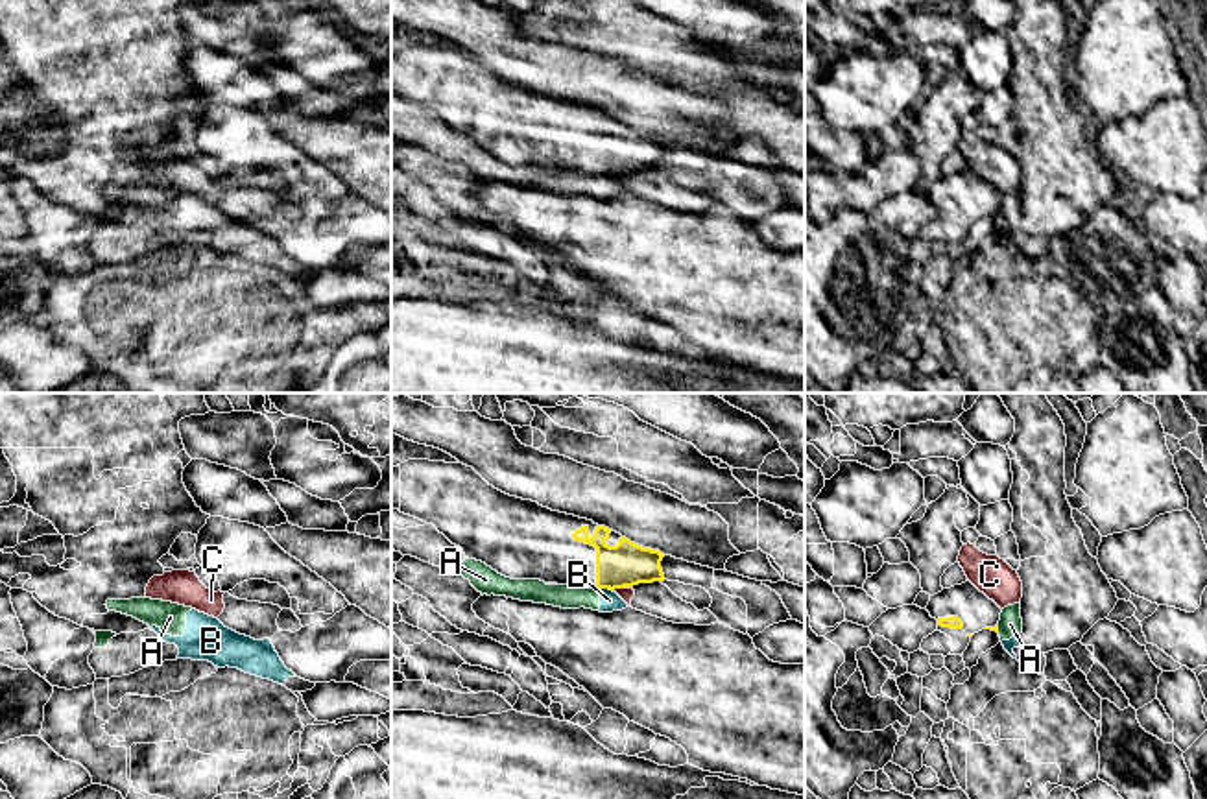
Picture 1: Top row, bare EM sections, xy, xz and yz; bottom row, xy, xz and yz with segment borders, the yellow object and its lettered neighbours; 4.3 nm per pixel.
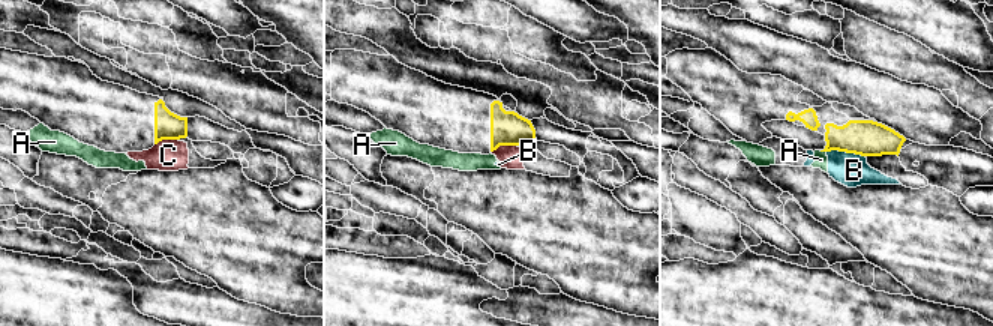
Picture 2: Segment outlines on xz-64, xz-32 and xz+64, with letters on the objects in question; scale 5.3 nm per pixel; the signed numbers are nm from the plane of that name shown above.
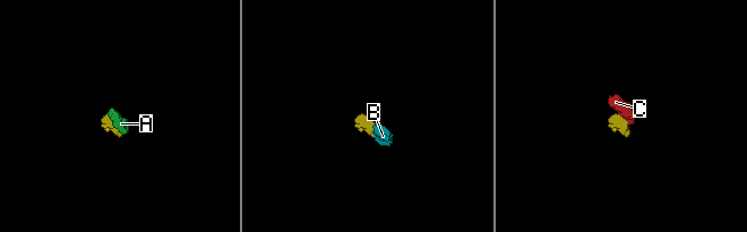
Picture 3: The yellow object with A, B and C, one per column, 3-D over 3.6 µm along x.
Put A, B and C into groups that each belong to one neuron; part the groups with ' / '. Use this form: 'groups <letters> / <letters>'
groups A B / C

